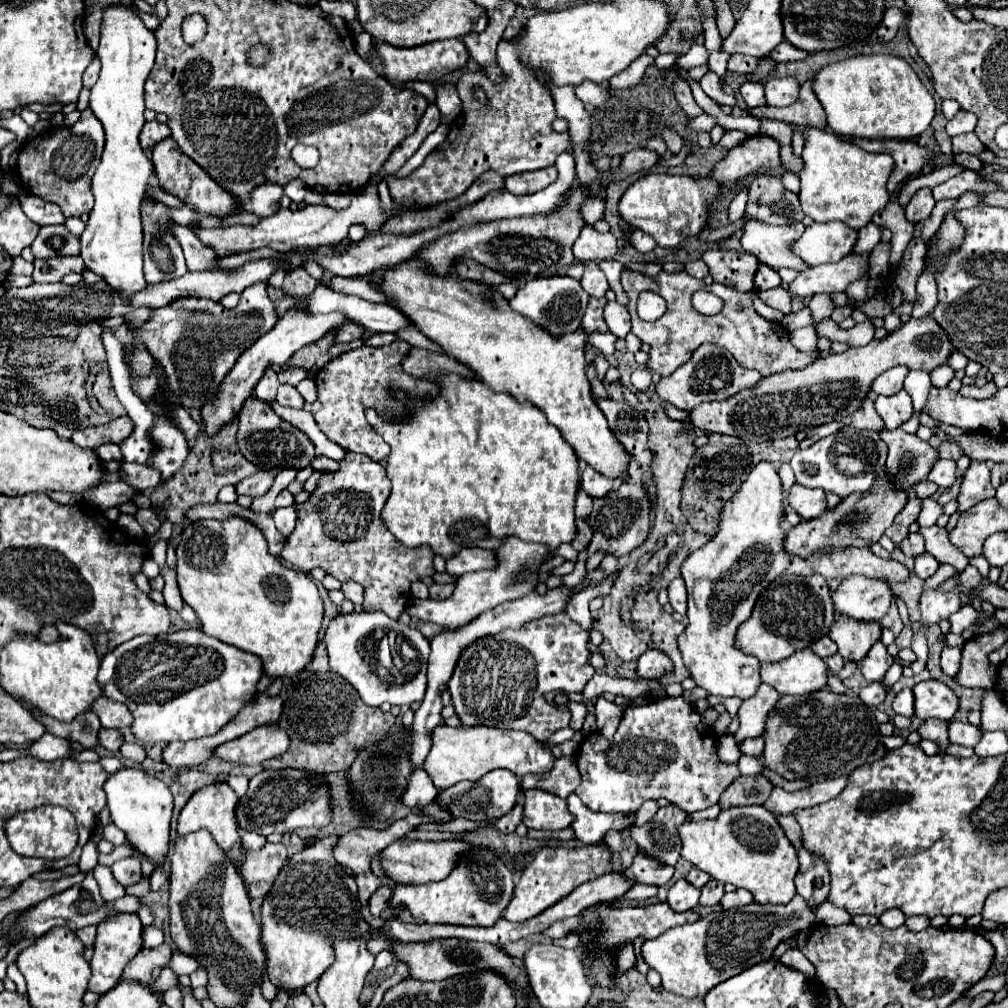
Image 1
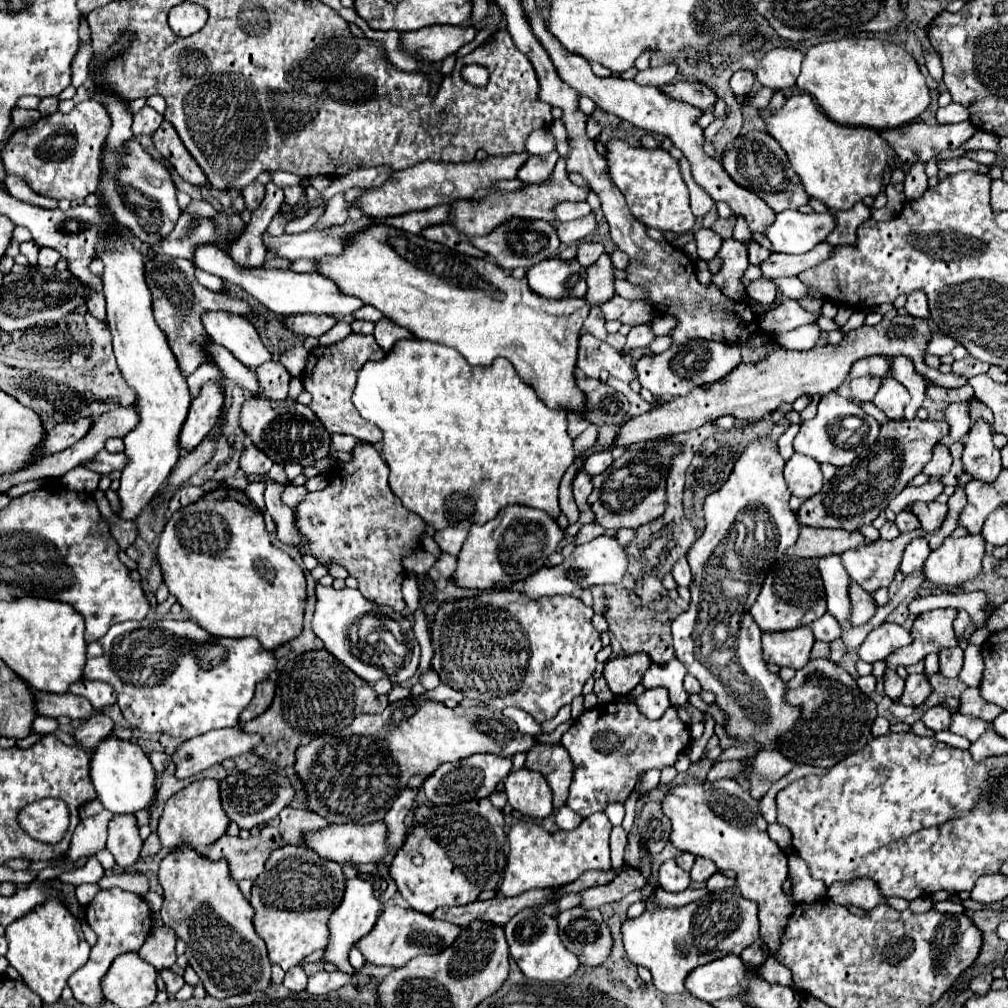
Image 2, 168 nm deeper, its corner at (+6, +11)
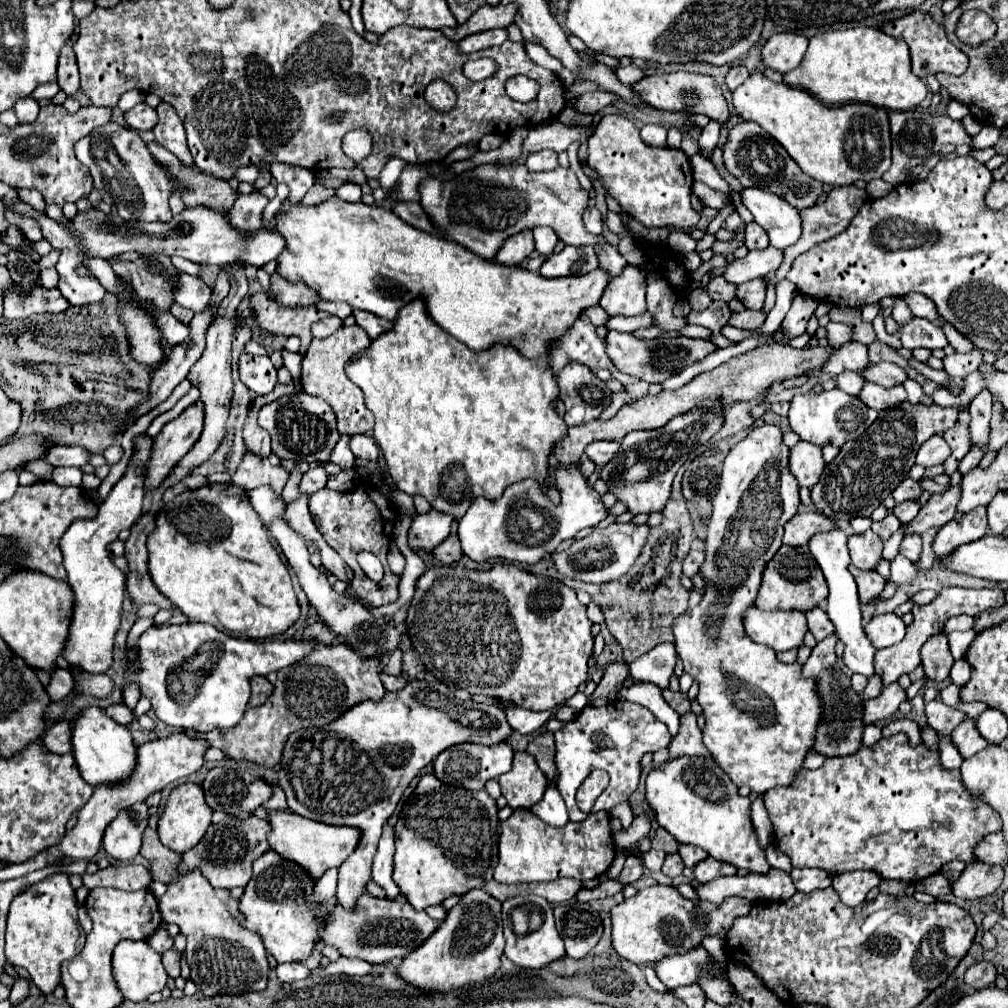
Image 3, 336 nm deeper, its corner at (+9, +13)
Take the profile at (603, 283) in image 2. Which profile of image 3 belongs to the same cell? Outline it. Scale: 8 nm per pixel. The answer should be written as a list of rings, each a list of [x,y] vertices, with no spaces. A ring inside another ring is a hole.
[[[608,242],[600,244],[600,246],[596,248],[596,254],[598,254],[598,260],[600,260],[600,268],[606,270],[612,278],[618,276],[618,274],[622,272],[622,268],[626,266],[624,256],[618,252],[616,246],[612,246],[612,244],[608,244]]]

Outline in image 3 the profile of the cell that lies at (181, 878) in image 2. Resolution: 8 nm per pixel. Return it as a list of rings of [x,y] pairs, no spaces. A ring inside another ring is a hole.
[[[184,872],[178,882],[168,886],[168,892],[158,900],[164,922],[174,922],[186,938],[184,956],[192,970],[190,978],[204,996],[216,994],[246,994],[260,992],[268,982],[268,962],[262,940],[242,926],[238,900],[232,900],[228,890],[214,890],[202,872]]]

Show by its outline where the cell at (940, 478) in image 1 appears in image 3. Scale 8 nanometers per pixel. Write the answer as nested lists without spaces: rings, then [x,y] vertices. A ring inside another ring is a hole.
[[[932,436],[922,444],[922,448],[916,454],[916,464],[920,466],[938,466],[944,464],[944,460],[950,456],[950,446],[942,436]]]

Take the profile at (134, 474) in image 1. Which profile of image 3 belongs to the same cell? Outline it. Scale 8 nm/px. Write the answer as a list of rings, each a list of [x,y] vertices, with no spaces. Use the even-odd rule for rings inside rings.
[[[54,444],[54,448],[50,448],[50,452],[46,452],[44,460],[50,462],[52,466],[78,466],[78,468],[82,468],[84,464],[88,464],[88,450]]]

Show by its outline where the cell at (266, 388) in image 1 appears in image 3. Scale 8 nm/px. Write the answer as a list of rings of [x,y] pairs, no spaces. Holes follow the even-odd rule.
[[[184,272],[178,274],[178,280],[174,284],[174,300],[180,306],[190,308],[194,312],[202,312],[210,304],[210,294],[212,290],[204,284],[202,278]]]

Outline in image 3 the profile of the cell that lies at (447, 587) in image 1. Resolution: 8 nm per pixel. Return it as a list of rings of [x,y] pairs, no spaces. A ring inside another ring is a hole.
[[[450,534],[436,550],[434,550],[434,556],[444,562],[444,564],[452,564],[456,560],[460,560],[462,556],[462,548],[460,548],[460,542],[458,542],[458,534]]]

